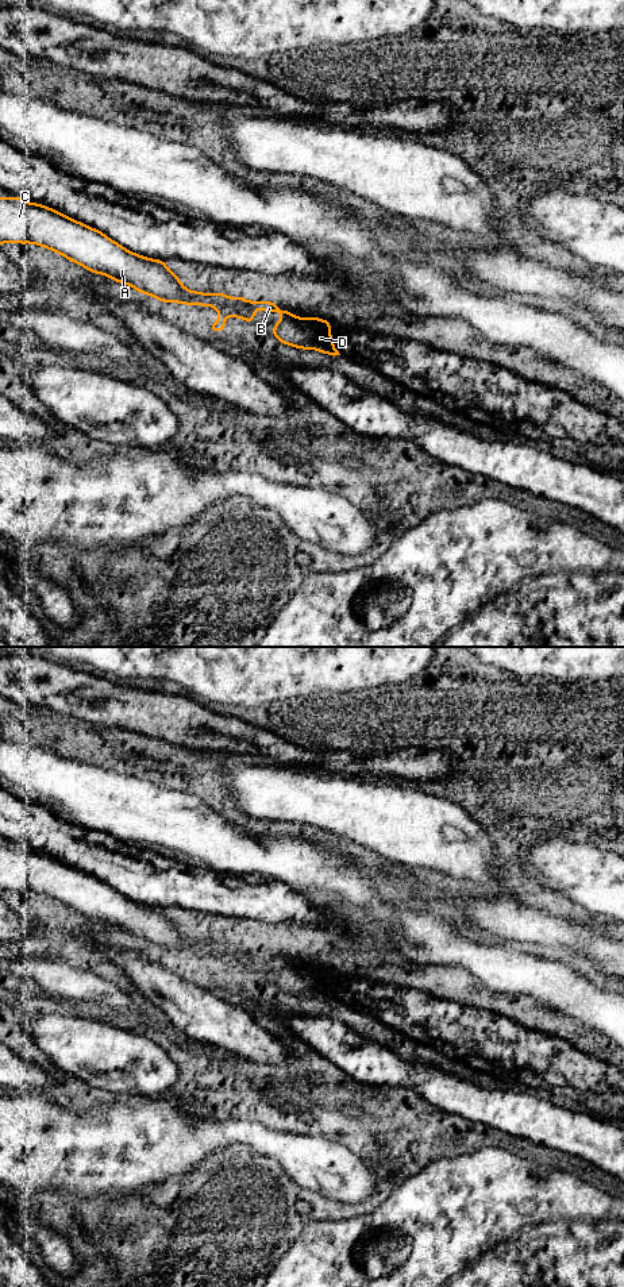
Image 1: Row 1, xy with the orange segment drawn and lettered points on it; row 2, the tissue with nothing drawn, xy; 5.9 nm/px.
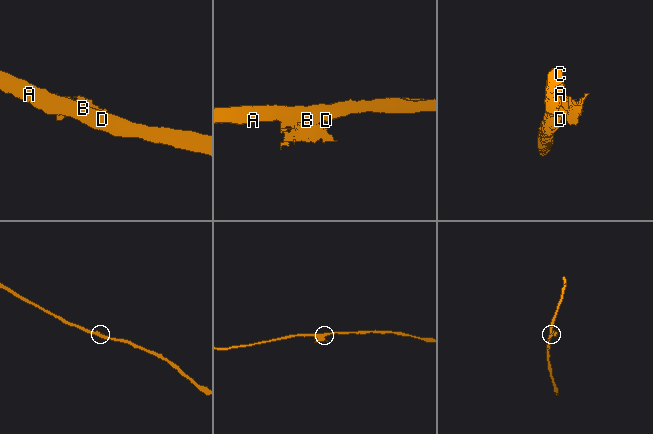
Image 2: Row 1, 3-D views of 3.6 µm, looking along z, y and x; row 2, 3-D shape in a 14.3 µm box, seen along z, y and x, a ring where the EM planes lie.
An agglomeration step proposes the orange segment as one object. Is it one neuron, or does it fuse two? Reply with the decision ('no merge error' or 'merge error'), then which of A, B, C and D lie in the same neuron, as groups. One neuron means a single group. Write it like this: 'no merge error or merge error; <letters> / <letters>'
merge error; A C D / B

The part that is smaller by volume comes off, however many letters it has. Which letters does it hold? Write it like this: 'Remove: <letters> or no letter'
Remove: B

